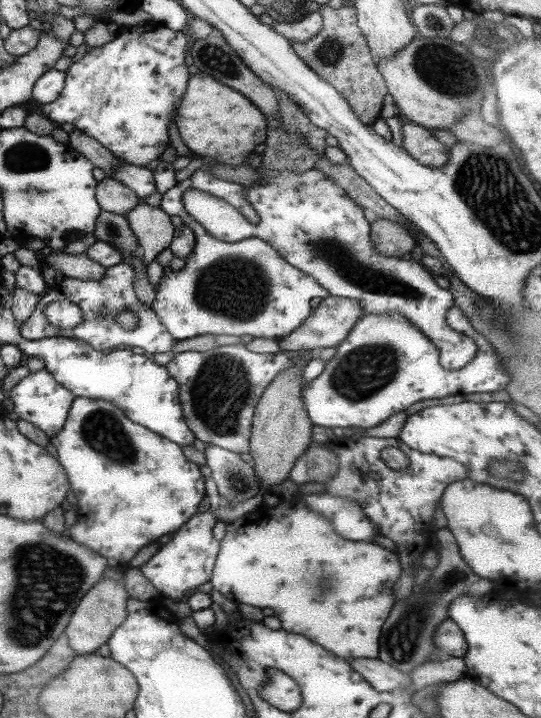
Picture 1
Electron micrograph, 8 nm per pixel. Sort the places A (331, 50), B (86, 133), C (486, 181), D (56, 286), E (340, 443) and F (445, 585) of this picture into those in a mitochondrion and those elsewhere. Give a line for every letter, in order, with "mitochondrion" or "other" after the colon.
A: mitochondrion
B: other
C: mitochondrion
D: other
E: other
F: mitochondrion

